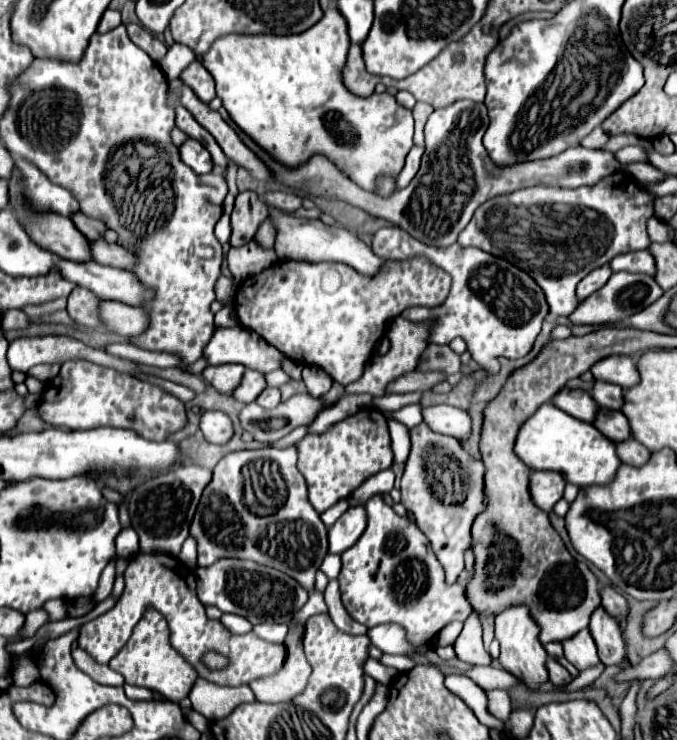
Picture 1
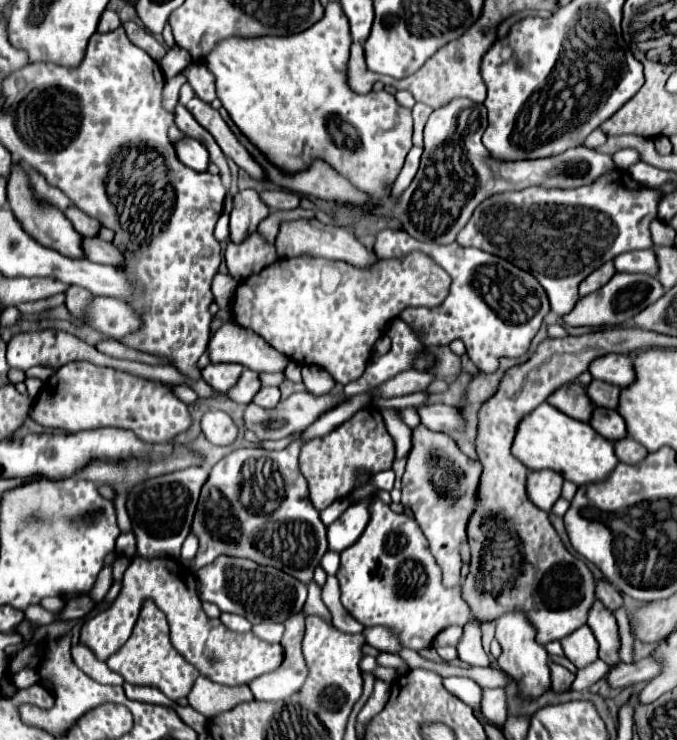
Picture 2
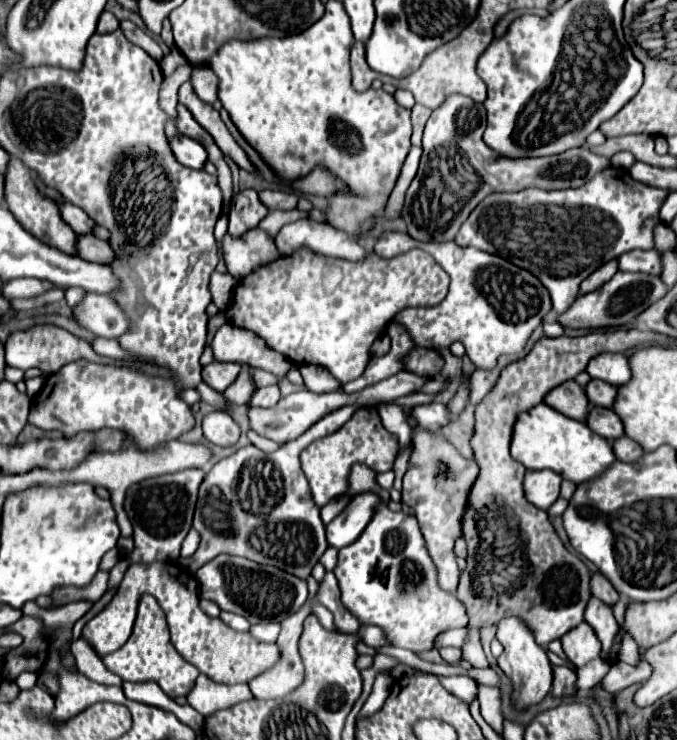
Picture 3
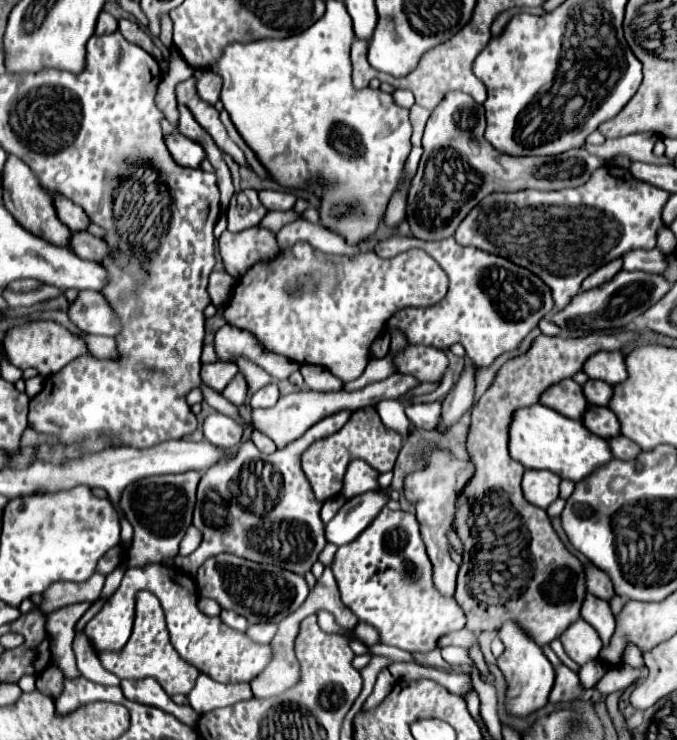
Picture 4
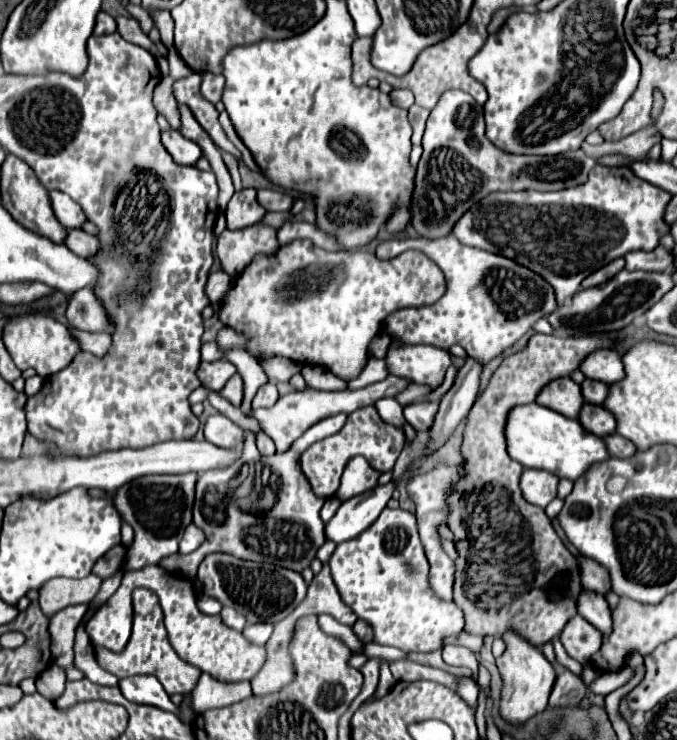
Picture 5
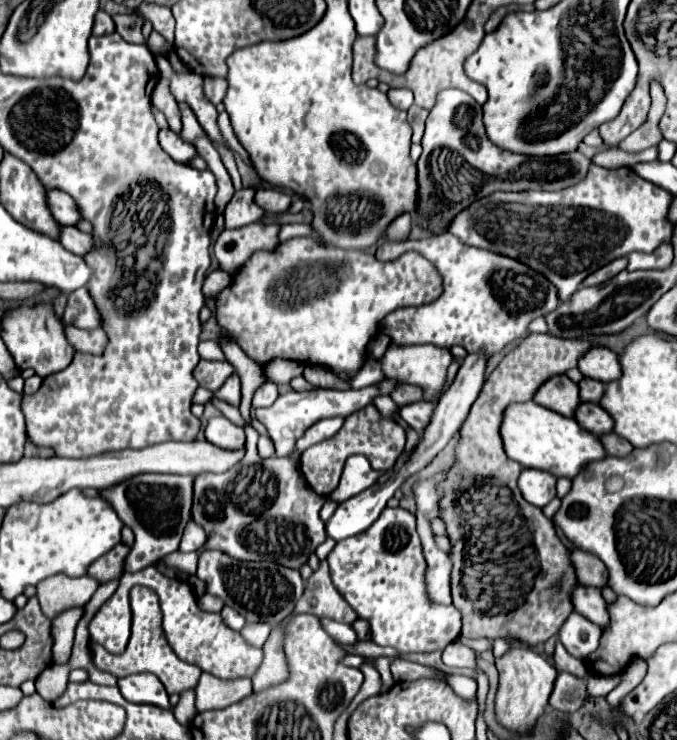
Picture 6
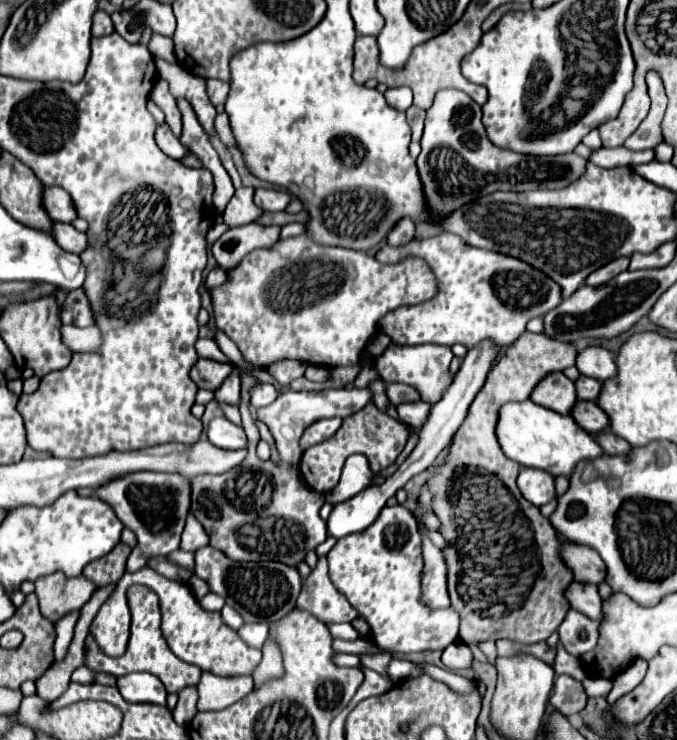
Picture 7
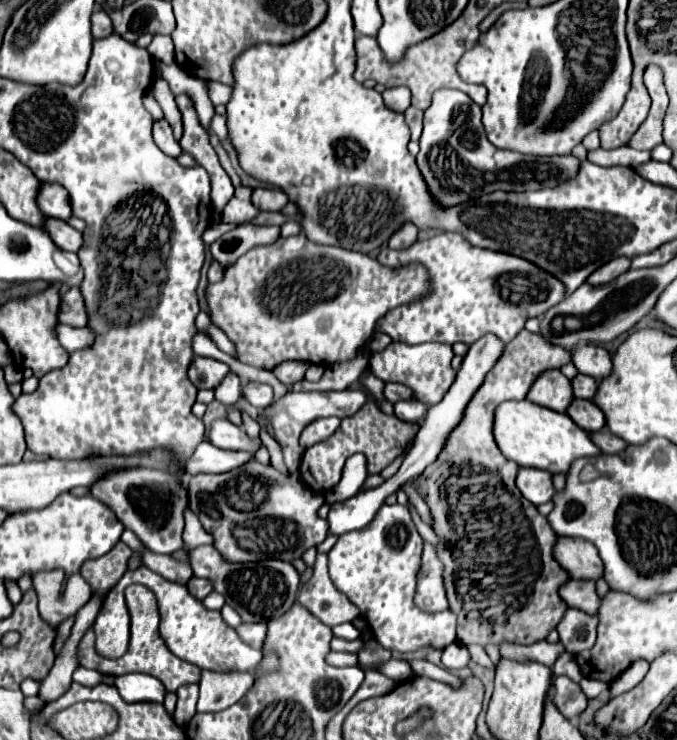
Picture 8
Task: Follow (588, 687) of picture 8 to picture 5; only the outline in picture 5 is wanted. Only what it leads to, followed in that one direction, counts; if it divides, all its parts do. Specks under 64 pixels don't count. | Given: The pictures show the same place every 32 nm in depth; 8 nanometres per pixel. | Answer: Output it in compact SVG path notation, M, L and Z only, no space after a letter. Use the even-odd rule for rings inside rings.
M624 666L616 672L606 672L602 674L600 678L596 678L592 684L590 684L590 690L596 692L596 694L602 694L602 696L608 696L612 690L624 686L630 678L634 676L634 670L630 666Z

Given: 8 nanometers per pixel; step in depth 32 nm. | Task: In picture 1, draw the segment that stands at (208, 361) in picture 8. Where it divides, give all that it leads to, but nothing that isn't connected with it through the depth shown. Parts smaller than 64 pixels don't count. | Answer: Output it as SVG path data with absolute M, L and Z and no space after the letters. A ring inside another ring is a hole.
M224 364L224 366L208 366L202 372L202 378L212 384L218 392L230 394L238 388L242 376L244 376L244 366L242 364Z

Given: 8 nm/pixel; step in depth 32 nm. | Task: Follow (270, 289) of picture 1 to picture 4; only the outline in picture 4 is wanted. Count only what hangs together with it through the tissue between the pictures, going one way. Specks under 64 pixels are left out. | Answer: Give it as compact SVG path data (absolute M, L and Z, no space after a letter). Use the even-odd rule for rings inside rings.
M296 244L270 262L258 262L238 280L224 320L252 332L266 350L298 364L324 366L346 384L364 372L370 344L382 334L388 318L408 306L434 306L446 292L446 272L424 250L384 260L374 252L356 258L326 256L308 244Z

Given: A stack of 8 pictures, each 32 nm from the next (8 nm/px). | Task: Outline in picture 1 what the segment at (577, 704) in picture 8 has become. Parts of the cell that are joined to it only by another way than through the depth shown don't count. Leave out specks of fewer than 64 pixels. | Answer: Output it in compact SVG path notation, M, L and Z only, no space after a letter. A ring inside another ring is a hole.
M548 658L546 660L546 670L548 670L548 678L550 678L550 682L554 682L554 684L568 684L572 678L570 678L570 674L568 674L568 670L558 662L558 660L554 660L554 658Z

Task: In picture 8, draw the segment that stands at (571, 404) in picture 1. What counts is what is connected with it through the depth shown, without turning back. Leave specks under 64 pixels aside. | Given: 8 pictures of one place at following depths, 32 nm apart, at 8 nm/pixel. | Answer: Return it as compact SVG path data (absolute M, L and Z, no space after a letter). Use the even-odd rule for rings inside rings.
M548 370L532 384L532 390L526 398L544 408L564 414L568 410L568 404L572 404L574 400L572 382L560 370Z

